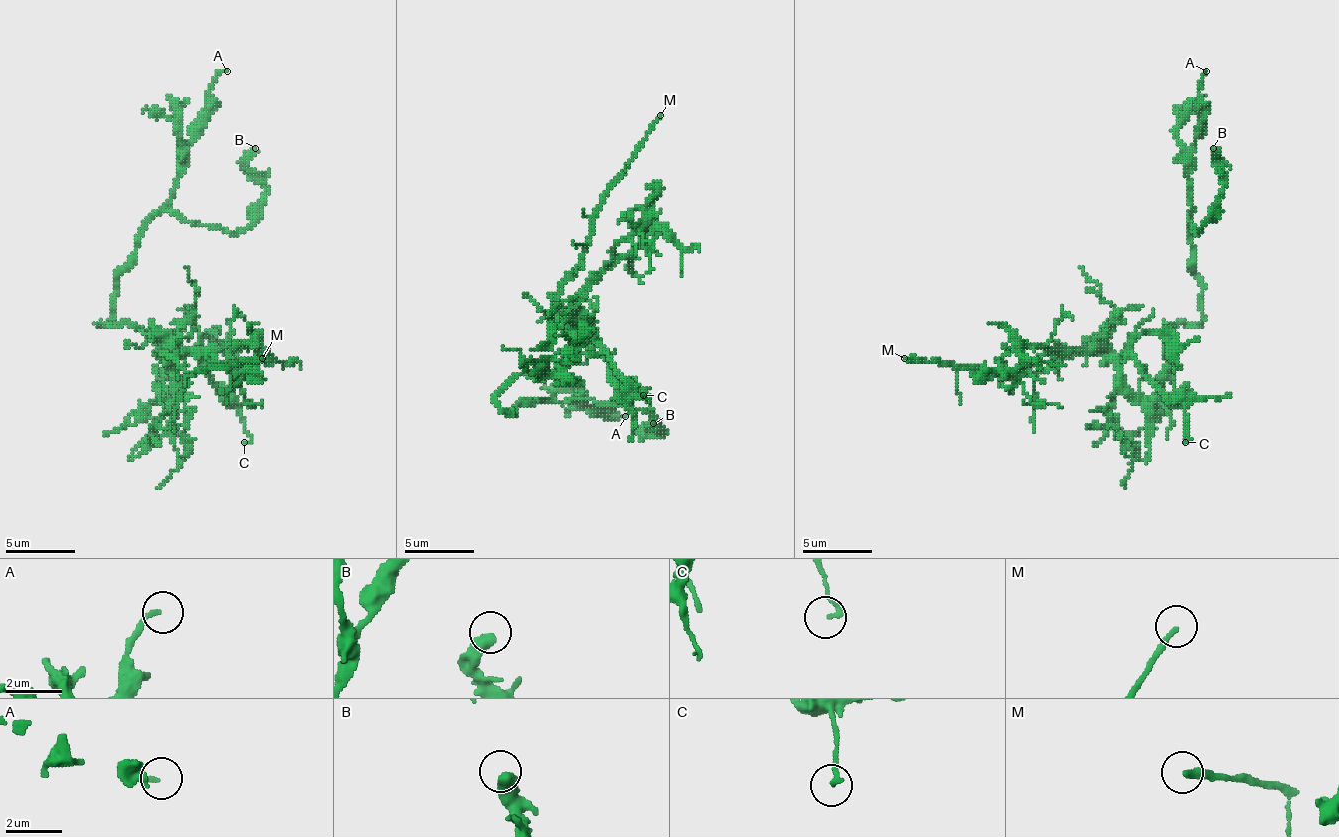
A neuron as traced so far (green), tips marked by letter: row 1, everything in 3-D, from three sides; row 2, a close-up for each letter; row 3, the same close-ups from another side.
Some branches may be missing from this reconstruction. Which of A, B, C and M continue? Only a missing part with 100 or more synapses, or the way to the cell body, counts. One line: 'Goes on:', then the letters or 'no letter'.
Goes on: M

